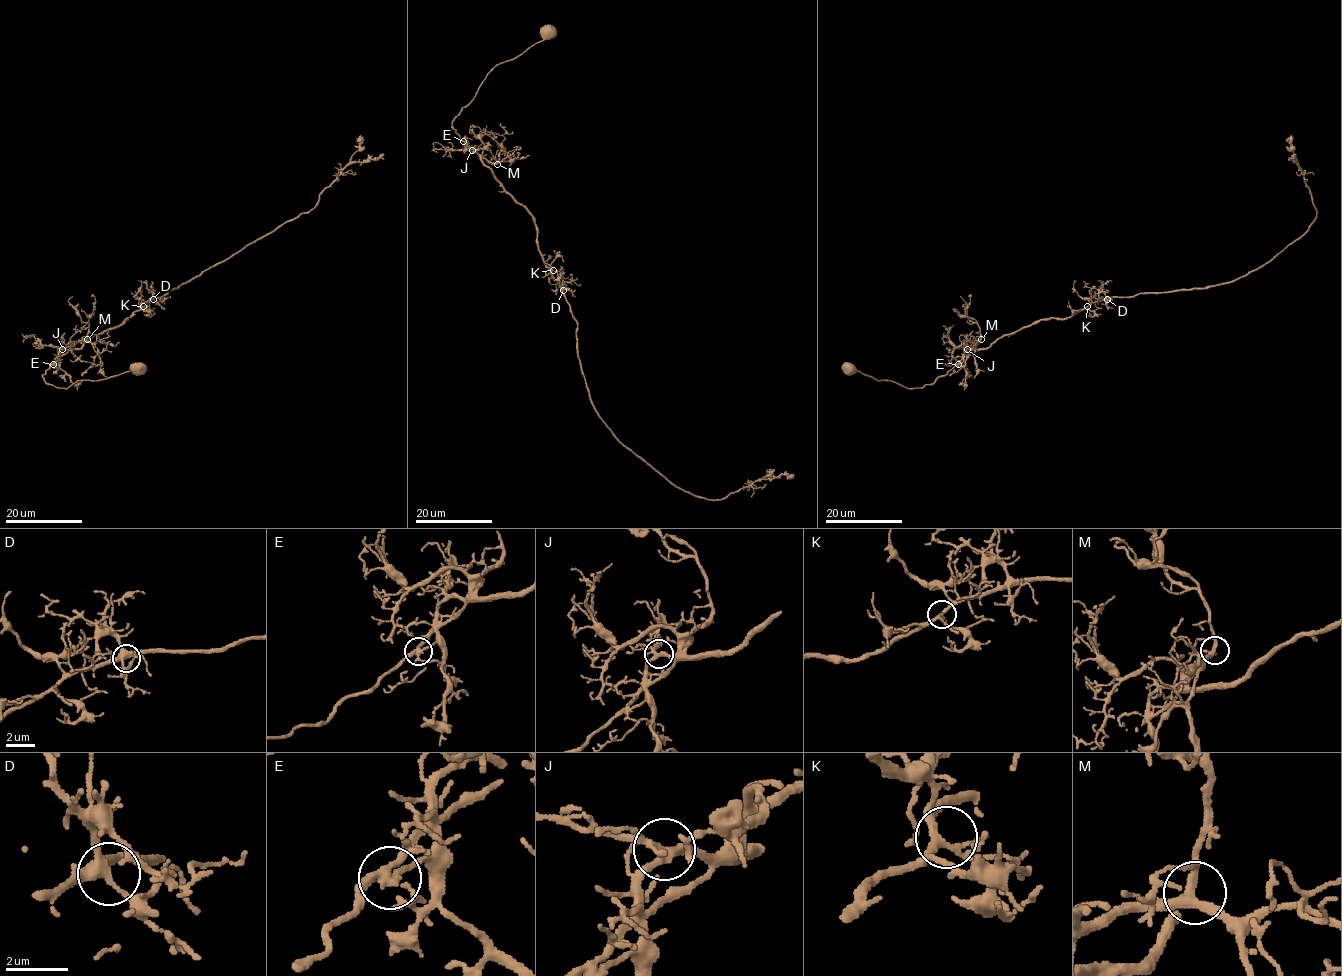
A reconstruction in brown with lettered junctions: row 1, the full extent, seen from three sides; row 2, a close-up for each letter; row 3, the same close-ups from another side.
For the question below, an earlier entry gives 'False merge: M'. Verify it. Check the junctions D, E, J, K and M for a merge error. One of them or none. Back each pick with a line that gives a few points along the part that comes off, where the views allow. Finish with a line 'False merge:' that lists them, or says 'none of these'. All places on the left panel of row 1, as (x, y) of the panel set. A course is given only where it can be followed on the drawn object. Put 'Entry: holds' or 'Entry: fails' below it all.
False merge: none of these
Entry: fails

